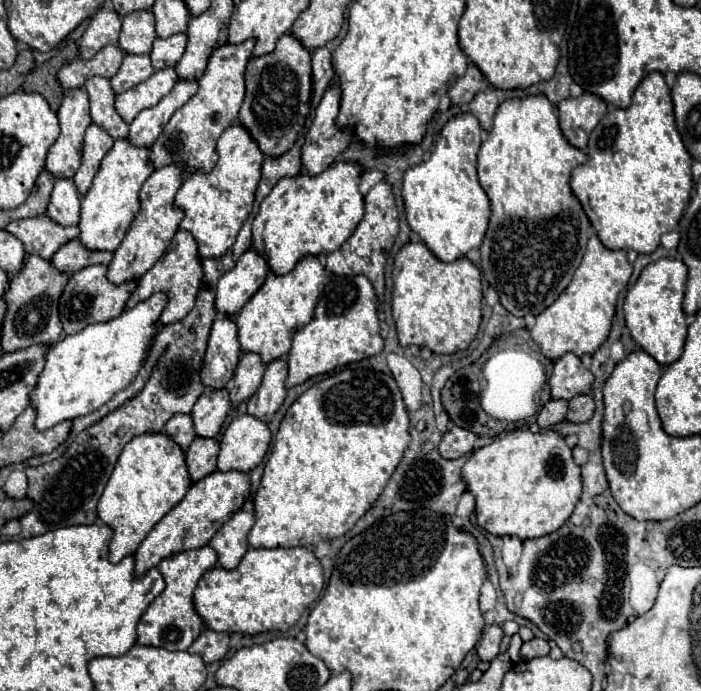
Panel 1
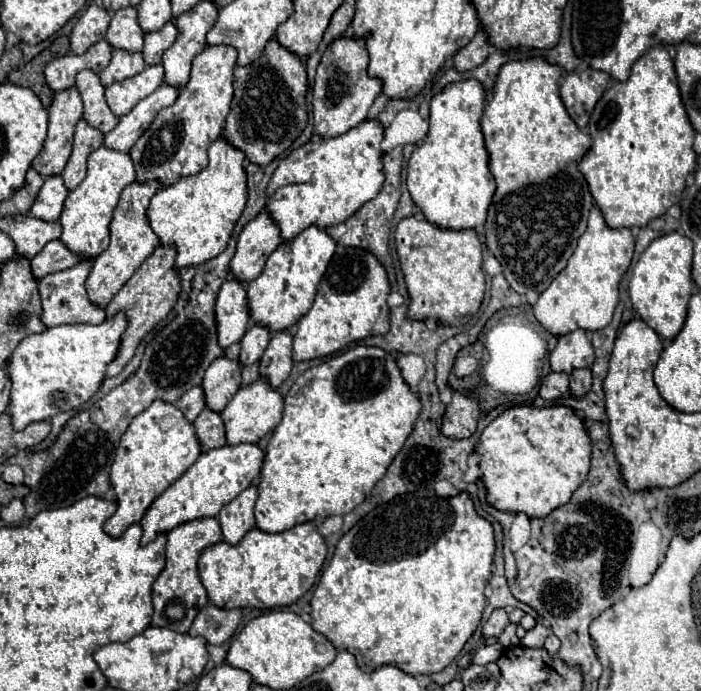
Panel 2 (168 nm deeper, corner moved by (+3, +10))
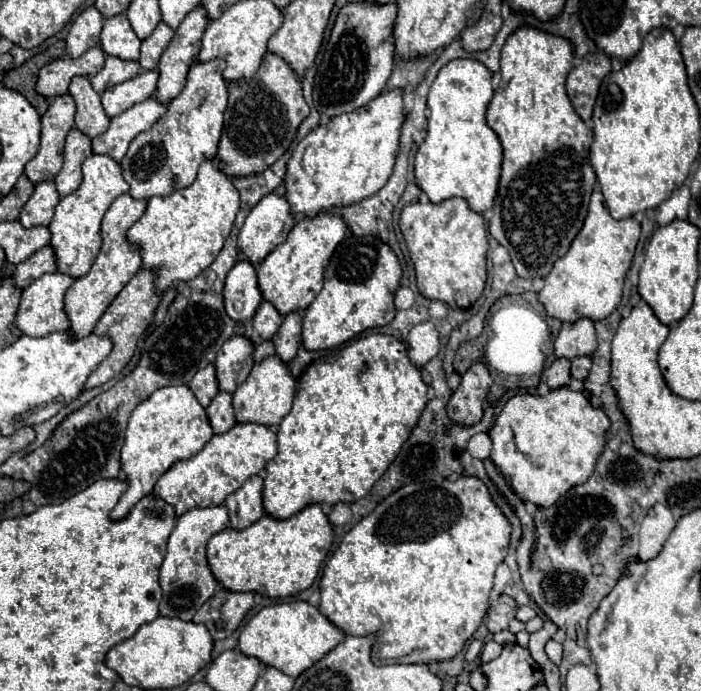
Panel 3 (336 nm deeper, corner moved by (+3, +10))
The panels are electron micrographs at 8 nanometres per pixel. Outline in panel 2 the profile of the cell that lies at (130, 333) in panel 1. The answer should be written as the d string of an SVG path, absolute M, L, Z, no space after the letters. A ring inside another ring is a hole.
M118 313L100 325L58 325L44 333L24 337L6 361L12 381L8 405L12 427L22 431L34 421L46 421L58 413L84 405L98 391L106 365L116 357L124 329L126 315Z

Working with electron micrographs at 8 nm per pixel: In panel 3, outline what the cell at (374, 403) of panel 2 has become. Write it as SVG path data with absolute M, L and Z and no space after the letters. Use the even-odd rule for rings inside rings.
M364 335L336 353L310 363L298 379L292 411L278 427L278 453L266 465L262 491L266 515L290 519L308 505L354 503L368 495L420 419L428 401L426 393L428 387L422 381L422 373L410 363L404 343L390 335Z

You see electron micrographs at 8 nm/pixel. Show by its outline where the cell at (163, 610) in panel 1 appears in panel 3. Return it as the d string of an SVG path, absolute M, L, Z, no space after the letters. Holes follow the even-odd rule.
M224 505L190 509L178 519L174 531L168 537L168 553L160 567L160 587L162 587L160 615L162 617L192 621L194 613L212 597L218 583L206 563L206 543L212 535L224 531L226 527L228 527L228 511Z

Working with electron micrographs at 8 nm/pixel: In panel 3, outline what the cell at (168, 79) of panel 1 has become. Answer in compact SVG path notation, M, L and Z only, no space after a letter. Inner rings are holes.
M158 69L140 71L134 79L128 79L120 85L114 85L102 93L102 107L110 117L120 115L122 111L130 109L132 105L148 99L156 91Z

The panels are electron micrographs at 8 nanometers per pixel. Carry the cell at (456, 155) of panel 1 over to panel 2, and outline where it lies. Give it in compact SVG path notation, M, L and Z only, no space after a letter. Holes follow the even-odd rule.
M476 79L448 83L430 99L430 131L408 161L406 185L424 217L438 227L470 229L486 221L496 183L480 131L484 99L486 91Z

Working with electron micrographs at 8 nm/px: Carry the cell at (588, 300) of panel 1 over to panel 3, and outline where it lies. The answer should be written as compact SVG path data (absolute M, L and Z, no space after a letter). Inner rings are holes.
M594 191L584 227L572 241L568 253L556 261L552 273L546 277L544 289L538 293L538 301L544 305L546 313L562 323L576 323L582 317L592 321L606 319L622 299L624 279L630 269L638 237L640 223L634 217L622 221L612 219L604 207L602 193Z

